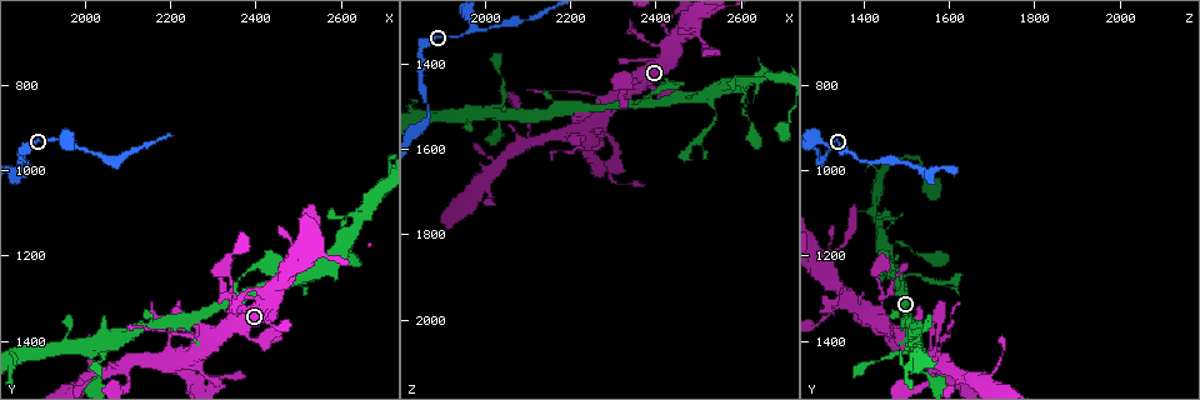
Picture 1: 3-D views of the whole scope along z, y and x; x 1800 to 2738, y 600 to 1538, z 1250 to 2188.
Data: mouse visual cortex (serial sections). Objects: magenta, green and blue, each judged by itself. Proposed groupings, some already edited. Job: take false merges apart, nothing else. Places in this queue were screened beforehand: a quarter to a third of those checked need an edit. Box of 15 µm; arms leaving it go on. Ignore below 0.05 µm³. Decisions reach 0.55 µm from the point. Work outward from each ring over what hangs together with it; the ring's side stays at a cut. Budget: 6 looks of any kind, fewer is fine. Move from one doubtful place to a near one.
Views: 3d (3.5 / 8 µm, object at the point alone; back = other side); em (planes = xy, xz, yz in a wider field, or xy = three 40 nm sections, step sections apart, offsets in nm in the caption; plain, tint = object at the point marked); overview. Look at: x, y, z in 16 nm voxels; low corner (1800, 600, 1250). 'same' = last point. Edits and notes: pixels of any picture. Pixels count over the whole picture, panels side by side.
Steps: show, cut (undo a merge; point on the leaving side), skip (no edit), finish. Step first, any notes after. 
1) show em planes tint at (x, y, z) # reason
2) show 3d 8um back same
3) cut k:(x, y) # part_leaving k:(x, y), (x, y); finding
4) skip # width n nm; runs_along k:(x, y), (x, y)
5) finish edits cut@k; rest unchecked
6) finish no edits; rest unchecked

show 3d 3.5um at (1970, 940, 1320) # thin arm on a thick one

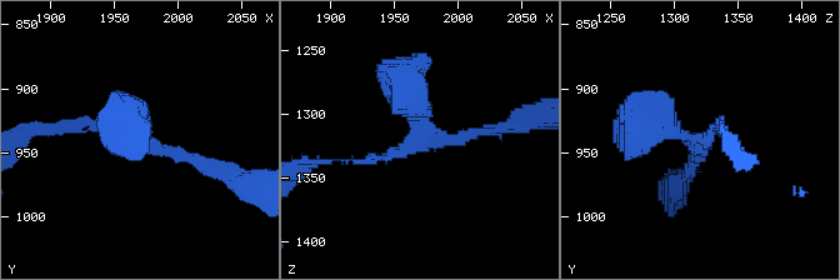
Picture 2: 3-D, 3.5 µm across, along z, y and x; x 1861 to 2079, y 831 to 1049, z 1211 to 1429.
show em xy step 2 tint at (1970, 938, 1322)

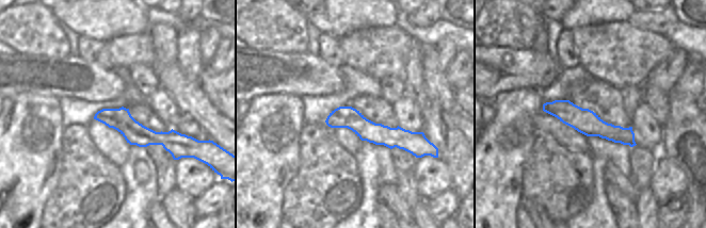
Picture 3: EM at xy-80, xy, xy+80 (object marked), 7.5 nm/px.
skip # arm_widths 100, 150, 450 nm; runs_along 2:(720, 129), (638, 136); all the same cell

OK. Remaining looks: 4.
show 3d 3.5um at (2040, 1405, 1515) # a narrow waist

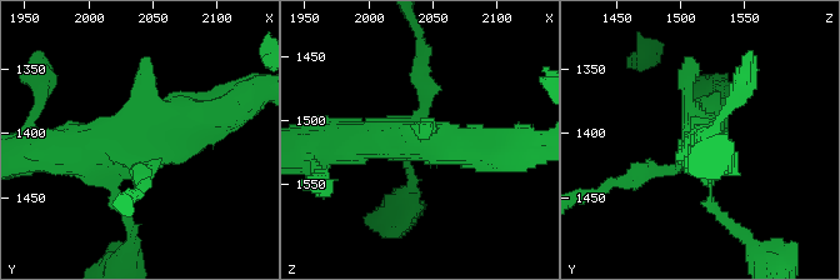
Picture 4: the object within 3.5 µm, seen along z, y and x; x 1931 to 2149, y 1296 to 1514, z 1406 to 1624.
show em xy step 2 tint at (2038, 1410, 1516)

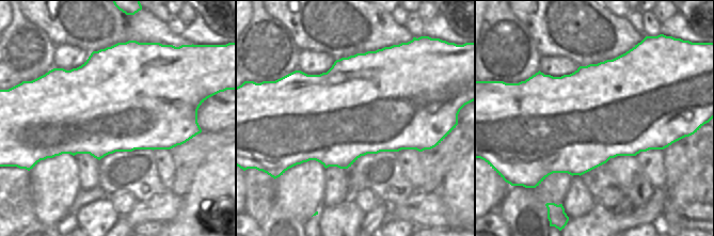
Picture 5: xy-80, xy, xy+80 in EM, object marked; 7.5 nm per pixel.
skip # continuous, no second cell

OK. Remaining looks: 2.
show em xy step 5 tint at (2515, 1250, 1480) # two arms in line, one across

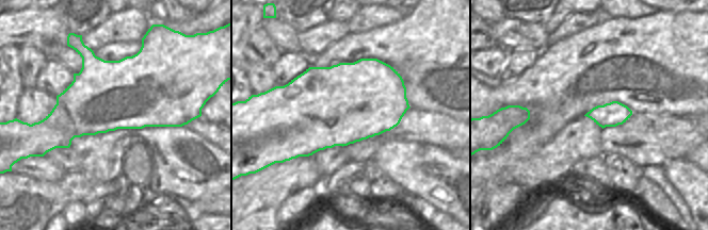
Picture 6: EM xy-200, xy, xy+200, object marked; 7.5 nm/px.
show 3d 3.5um same # see where the arms go

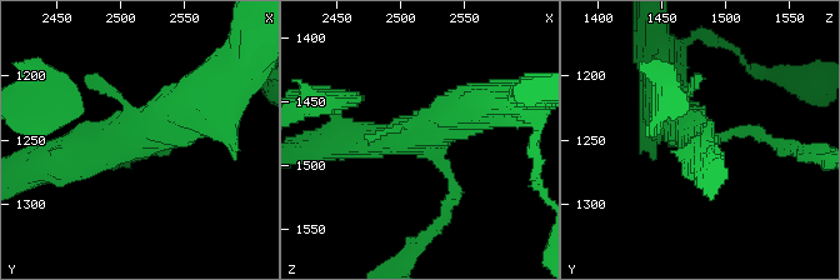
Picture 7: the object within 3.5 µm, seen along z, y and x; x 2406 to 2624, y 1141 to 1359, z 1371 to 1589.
cut 7:(448, 214) # part_leaving 7:(448, 173), (448, 218), (405, 260); a second cell is stuck on

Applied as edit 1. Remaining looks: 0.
finish edits cut@7; rest unchecked

